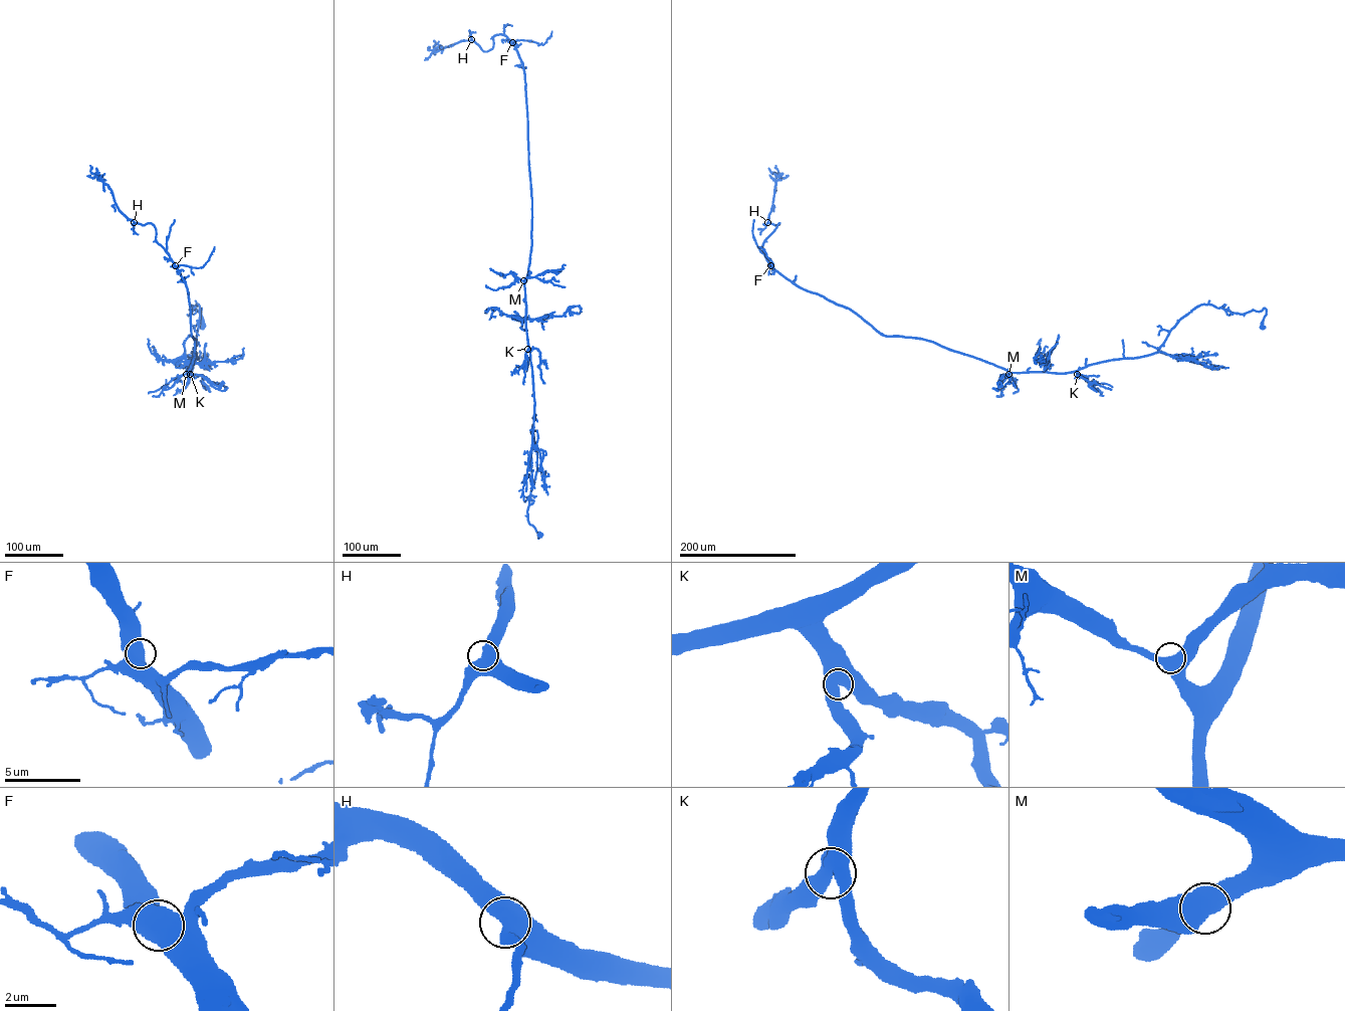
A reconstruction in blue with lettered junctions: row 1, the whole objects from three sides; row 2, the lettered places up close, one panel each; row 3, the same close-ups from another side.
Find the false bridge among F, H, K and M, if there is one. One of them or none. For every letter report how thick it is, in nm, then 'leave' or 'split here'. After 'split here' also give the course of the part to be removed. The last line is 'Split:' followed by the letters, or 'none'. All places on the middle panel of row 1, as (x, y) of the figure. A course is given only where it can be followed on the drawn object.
F: calibre 700 nm; leave
H: calibre 600 nm; leave
K: calibre 700 nm; leave
M: calibre 650 nm; leave
Split: none

